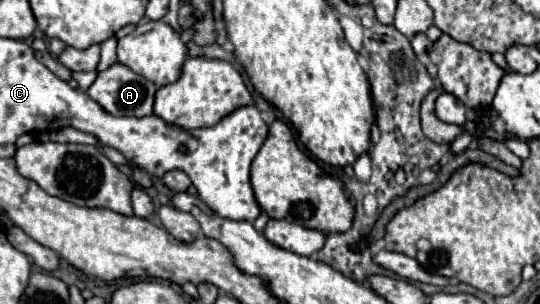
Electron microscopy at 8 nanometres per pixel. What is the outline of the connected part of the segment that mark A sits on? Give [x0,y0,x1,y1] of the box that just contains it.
[88,62,158,116]

